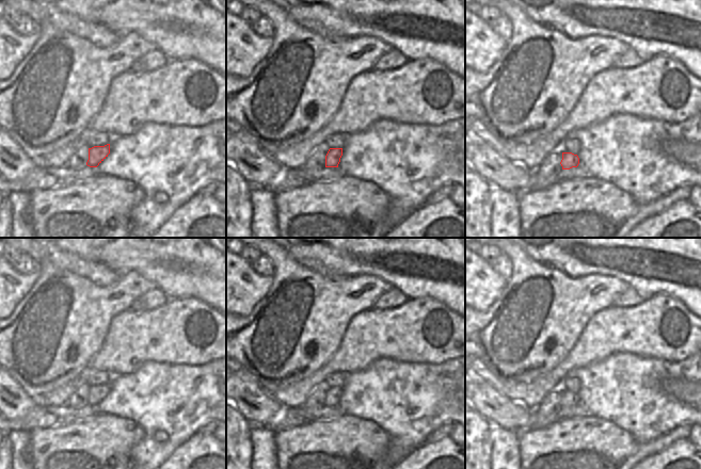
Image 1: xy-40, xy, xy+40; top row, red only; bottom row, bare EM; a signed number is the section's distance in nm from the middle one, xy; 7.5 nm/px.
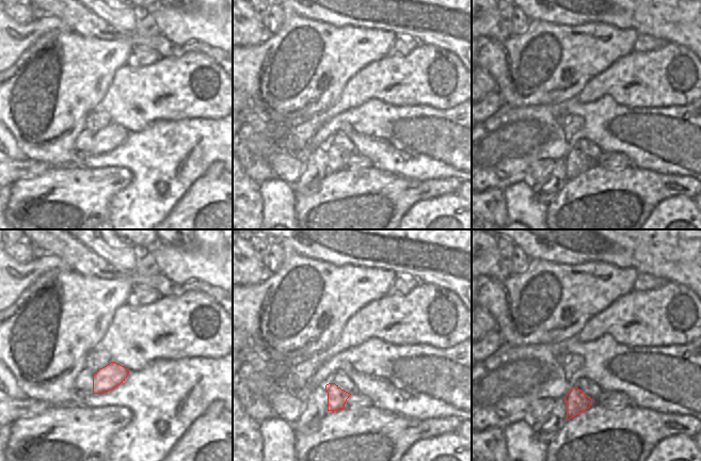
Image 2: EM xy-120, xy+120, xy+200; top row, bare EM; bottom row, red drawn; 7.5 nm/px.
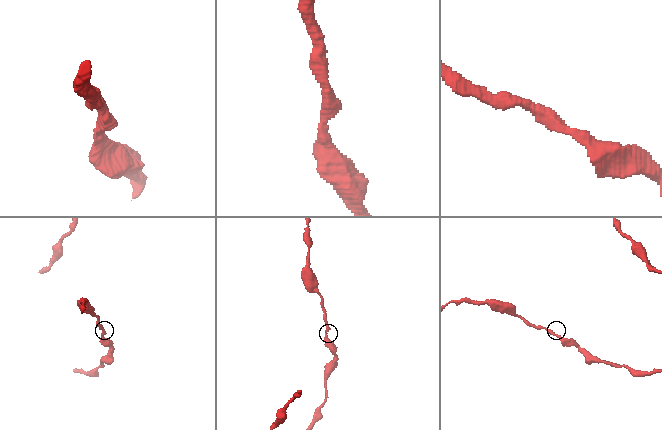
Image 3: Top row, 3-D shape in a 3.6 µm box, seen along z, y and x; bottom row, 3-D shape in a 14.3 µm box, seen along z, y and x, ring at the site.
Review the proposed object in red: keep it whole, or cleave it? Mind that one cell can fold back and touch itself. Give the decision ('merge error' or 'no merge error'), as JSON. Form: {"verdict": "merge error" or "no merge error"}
{"verdict": "no merge error"}

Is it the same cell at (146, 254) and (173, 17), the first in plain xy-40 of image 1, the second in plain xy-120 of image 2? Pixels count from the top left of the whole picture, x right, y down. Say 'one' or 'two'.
one

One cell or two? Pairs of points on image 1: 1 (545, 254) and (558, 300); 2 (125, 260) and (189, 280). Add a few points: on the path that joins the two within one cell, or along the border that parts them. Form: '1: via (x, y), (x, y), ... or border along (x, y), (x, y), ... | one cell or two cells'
1: border along (526, 254), (540, 262), (560, 269), (571, 277) | two cells
2: via (141, 260), (146, 260), (154, 268), (173, 272) | one cell

